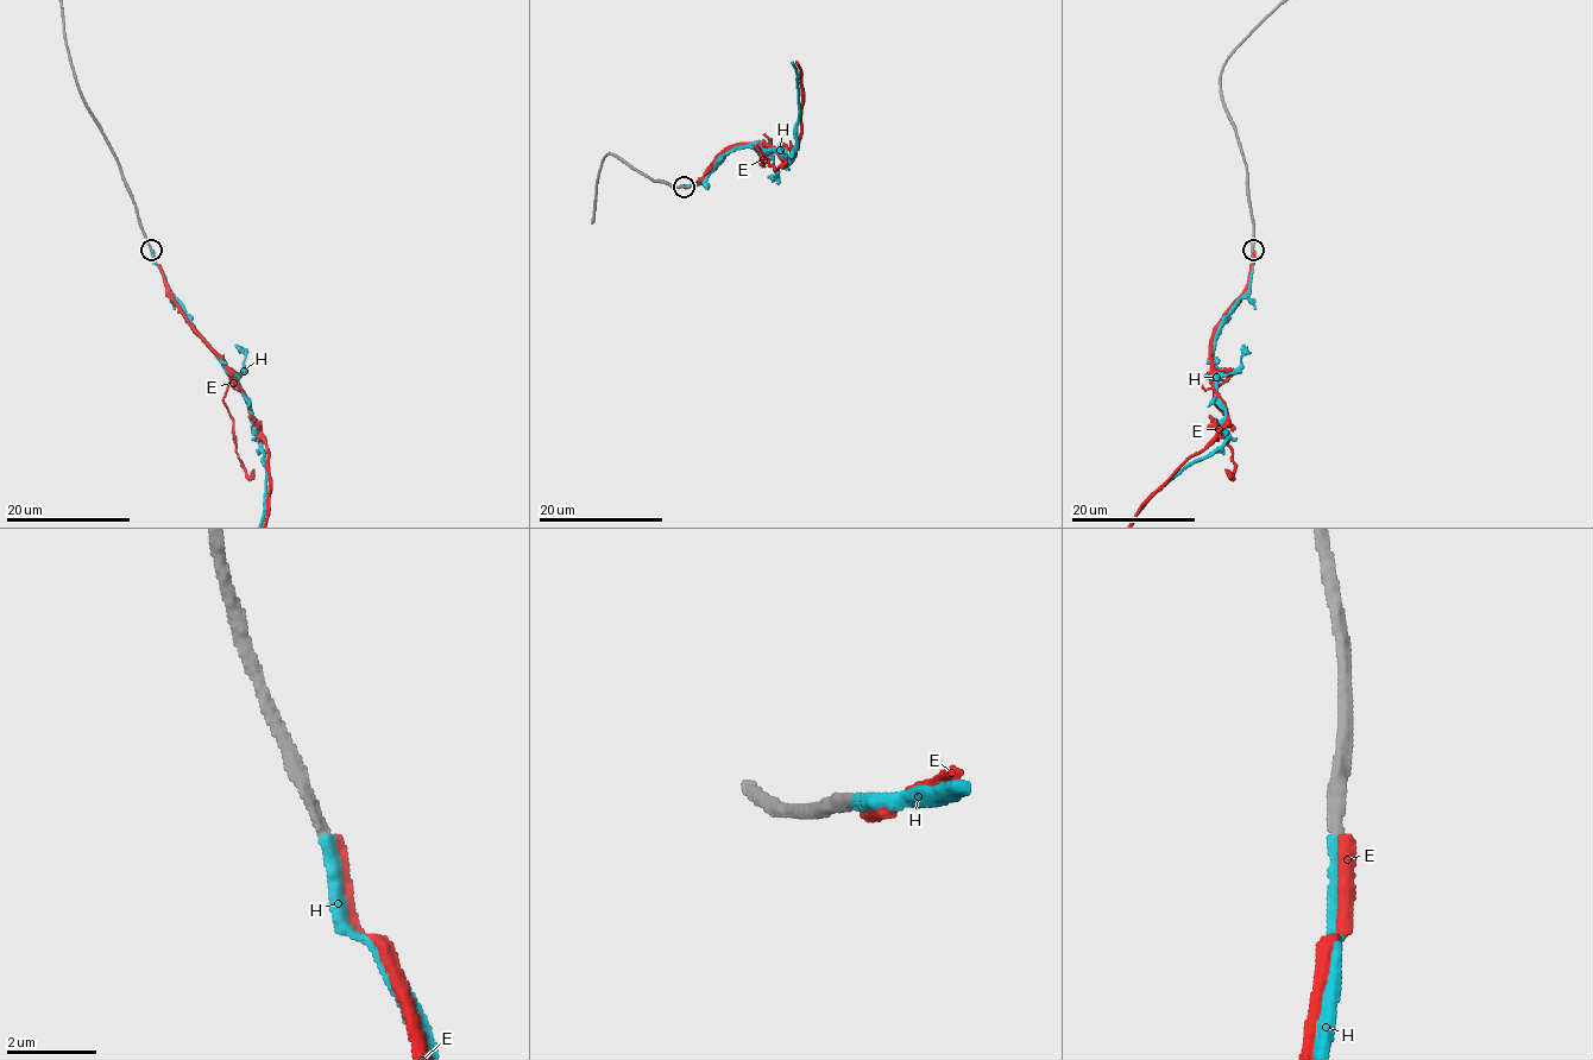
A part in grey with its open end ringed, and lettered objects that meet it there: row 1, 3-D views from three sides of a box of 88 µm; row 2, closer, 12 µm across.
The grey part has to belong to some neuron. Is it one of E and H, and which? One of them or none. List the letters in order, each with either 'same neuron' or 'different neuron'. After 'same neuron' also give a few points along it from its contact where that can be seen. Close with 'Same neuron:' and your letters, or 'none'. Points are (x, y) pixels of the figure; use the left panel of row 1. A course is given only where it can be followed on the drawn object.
E: different neuron
H: same neuron
Same neuron: H

